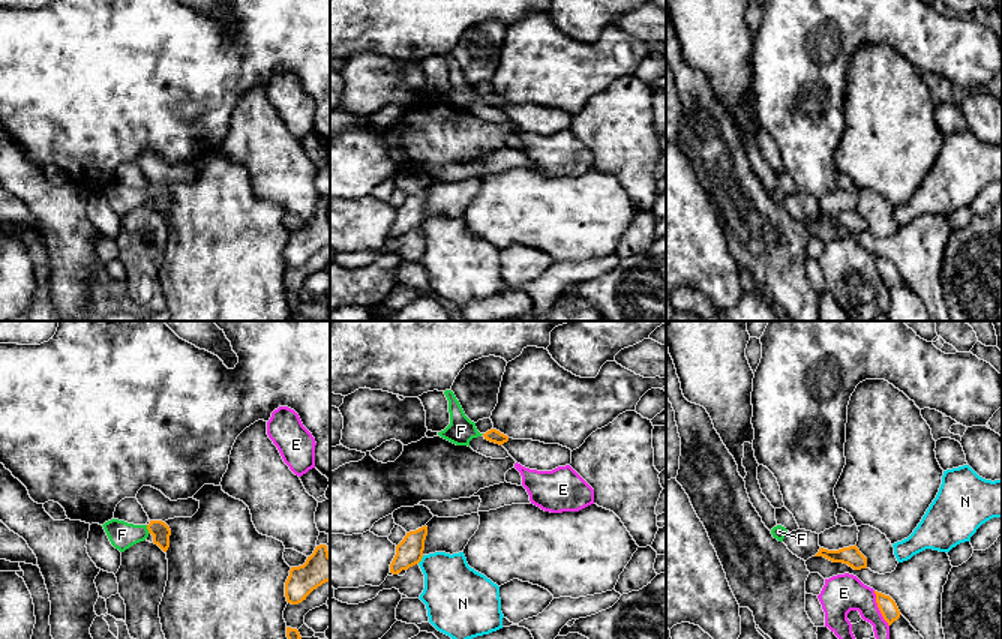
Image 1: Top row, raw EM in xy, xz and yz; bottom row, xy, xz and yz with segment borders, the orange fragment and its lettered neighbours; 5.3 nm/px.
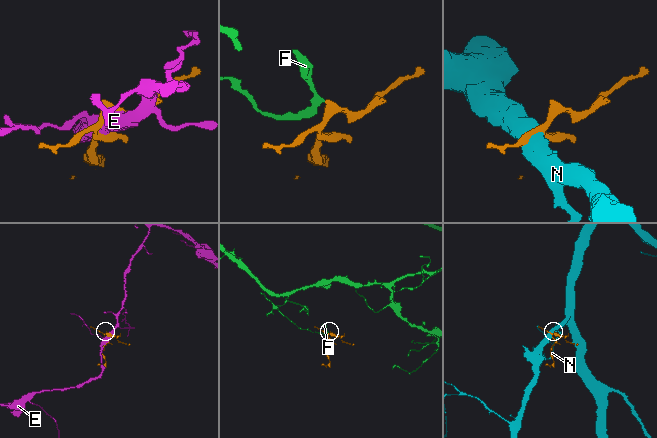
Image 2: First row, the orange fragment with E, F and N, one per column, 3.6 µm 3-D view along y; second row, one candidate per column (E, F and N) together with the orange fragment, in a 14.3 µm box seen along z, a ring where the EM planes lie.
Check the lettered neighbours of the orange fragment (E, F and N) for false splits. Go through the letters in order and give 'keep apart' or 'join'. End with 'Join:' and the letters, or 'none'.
E: keep apart
F: join
N: keep apart
Join: F

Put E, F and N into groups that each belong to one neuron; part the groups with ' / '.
E / F / N

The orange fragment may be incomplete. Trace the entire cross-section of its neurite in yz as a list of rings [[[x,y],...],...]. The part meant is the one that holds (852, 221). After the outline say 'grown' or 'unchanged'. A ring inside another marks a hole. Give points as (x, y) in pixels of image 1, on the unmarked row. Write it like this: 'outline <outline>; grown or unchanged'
outline [[[856,208],[838,214],[828,214],[820,212],[814,220],[824,220],[832,226],[848,228],[854,234],[867,232],[867,222],[860,216]]]; unchanged

